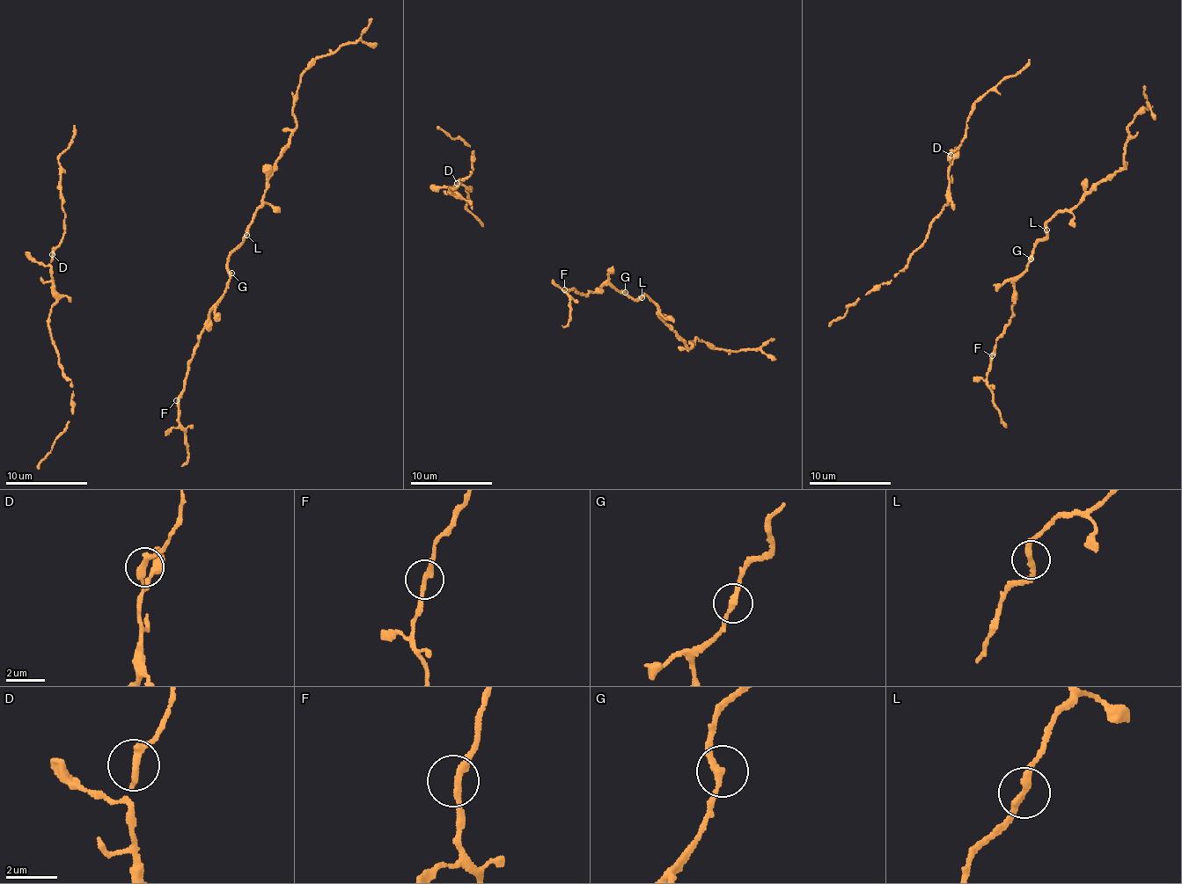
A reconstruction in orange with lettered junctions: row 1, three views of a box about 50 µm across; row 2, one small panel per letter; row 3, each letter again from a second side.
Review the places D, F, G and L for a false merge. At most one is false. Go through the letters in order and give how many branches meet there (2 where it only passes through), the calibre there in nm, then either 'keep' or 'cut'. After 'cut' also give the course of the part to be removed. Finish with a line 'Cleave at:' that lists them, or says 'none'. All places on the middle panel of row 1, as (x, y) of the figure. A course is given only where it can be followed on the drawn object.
D: 2 branches meet; 300 nm thick; keep
F: 2 branches meet; 240 nm thick; keep
G: 2 branches meet; 240 nm thick; keep
L: 2 branches meet; 240 nm thick; keep
Cleave at: none

